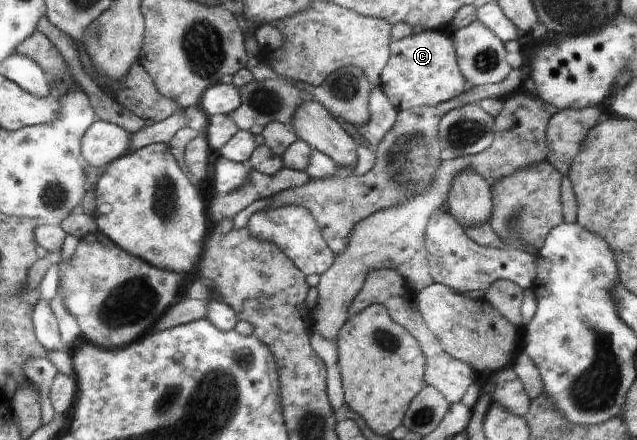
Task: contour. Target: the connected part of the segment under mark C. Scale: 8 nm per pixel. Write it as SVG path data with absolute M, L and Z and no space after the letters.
M423 29L398 40L392 39L389 50L389 62L382 69L378 86L399 111L417 106L440 105L468 88L467 80L456 64L452 40L440 32Z

